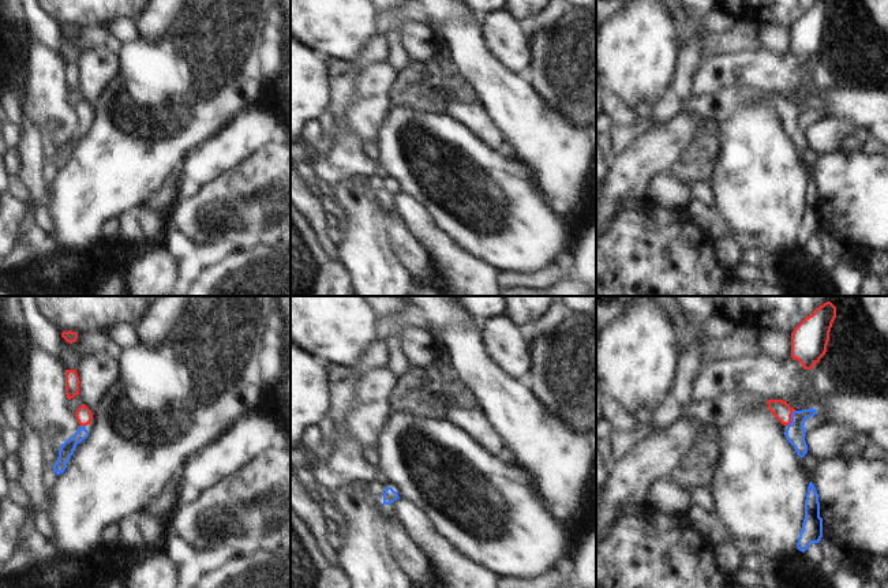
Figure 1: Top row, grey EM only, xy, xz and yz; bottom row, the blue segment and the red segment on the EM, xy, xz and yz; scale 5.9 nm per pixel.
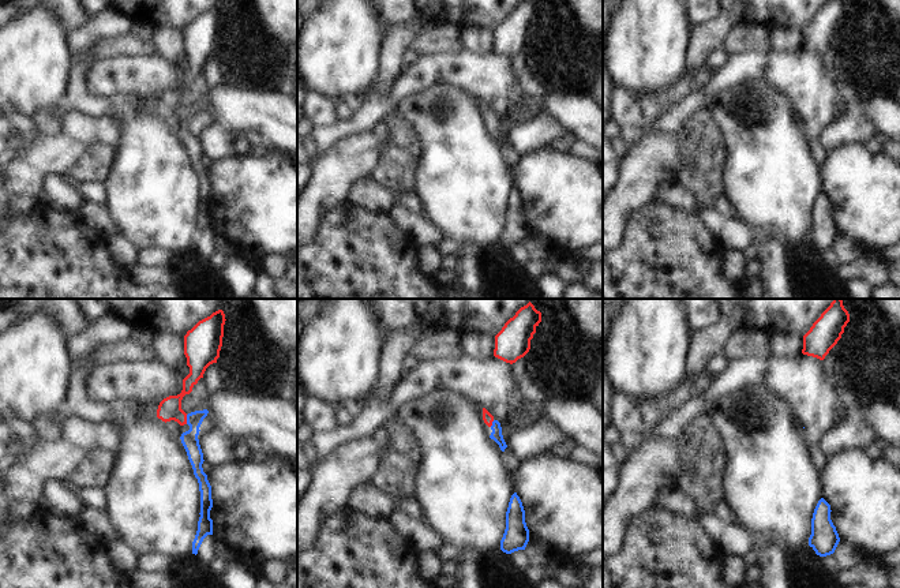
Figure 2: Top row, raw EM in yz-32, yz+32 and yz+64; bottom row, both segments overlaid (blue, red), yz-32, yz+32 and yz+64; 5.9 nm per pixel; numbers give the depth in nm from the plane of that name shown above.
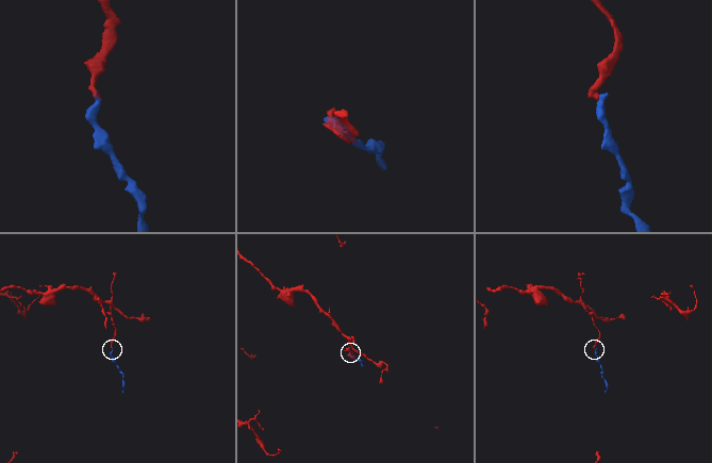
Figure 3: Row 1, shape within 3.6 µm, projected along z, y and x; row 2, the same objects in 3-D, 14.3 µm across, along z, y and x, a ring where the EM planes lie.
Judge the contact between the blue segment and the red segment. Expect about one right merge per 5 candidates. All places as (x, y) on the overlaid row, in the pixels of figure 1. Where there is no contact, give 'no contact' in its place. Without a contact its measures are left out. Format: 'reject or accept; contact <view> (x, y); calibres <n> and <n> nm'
accept; contact yz (791, 418); calibres 110 and 110 nm

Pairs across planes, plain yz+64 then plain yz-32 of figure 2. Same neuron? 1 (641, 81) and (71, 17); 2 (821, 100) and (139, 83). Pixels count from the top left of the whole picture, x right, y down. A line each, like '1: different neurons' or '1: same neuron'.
1: different neurons
2: same neuron

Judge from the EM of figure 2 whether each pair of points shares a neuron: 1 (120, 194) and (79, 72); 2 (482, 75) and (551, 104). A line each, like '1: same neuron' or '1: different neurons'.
1: same neuron
2: different neurons

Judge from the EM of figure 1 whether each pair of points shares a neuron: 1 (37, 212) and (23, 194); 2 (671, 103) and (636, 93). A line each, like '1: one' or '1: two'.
1: one
2: two

